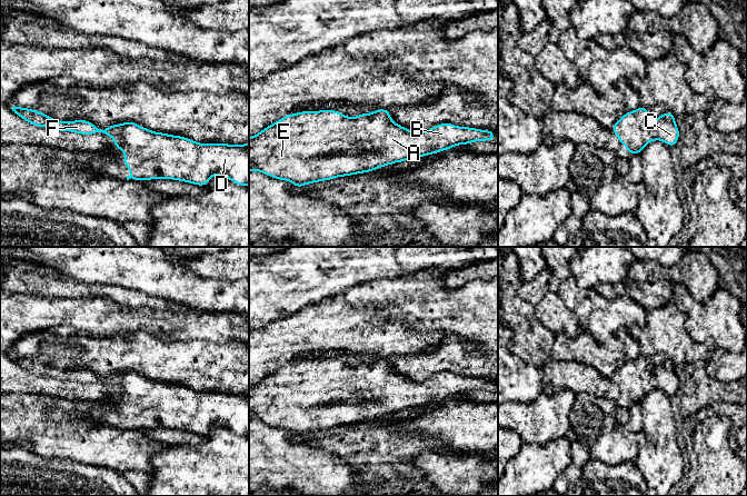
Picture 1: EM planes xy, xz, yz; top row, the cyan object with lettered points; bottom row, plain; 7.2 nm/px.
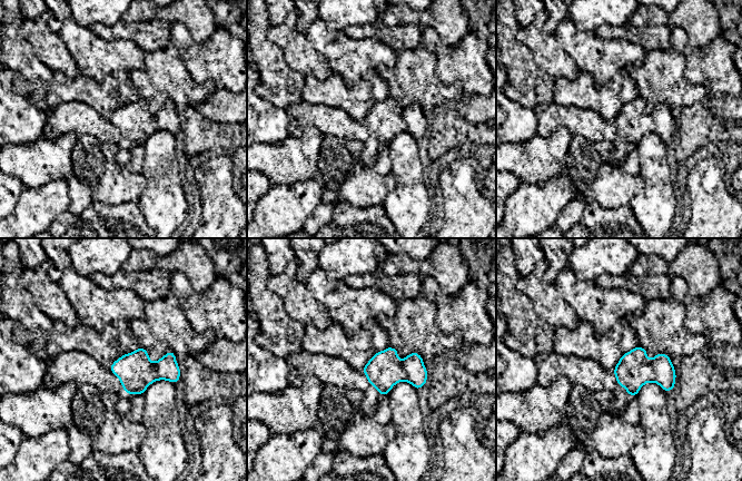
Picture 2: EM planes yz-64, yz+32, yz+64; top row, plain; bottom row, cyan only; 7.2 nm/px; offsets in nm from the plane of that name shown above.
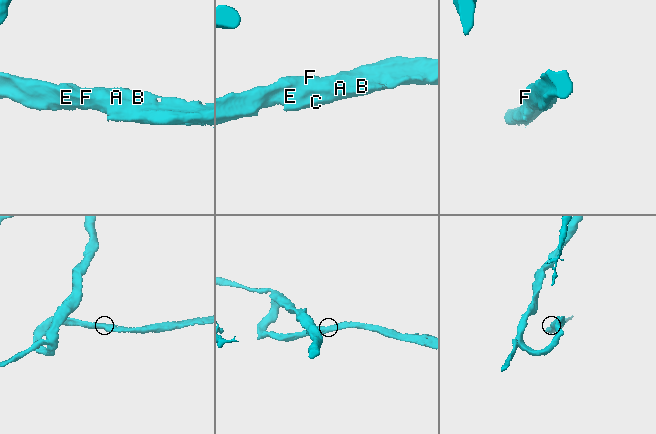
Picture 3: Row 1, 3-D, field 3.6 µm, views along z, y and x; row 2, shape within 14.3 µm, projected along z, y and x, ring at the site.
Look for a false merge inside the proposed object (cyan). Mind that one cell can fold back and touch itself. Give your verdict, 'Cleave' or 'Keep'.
Keep

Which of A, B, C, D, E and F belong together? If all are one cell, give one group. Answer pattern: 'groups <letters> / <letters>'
groups A B C D E F

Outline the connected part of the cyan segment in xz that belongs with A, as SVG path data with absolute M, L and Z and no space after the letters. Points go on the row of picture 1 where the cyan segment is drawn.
M387 109L353 118L337 110L301 111L287 115L249 137L249 171L261 171L300 188L337 177L374 171L387 165L451 149L457 145L486 139L492 142L495 135L490 130L458 127L448 122L425 132L415 132L394 122Z

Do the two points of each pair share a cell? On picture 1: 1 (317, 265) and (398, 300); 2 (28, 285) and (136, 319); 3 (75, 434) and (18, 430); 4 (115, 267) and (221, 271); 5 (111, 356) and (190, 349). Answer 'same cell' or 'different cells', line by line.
1: different cells
2: different cells
3: same cell
4: different cells
5: same cell

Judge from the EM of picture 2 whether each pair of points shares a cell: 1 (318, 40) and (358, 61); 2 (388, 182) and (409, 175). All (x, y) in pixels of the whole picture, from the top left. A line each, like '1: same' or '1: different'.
1: same
2: different

